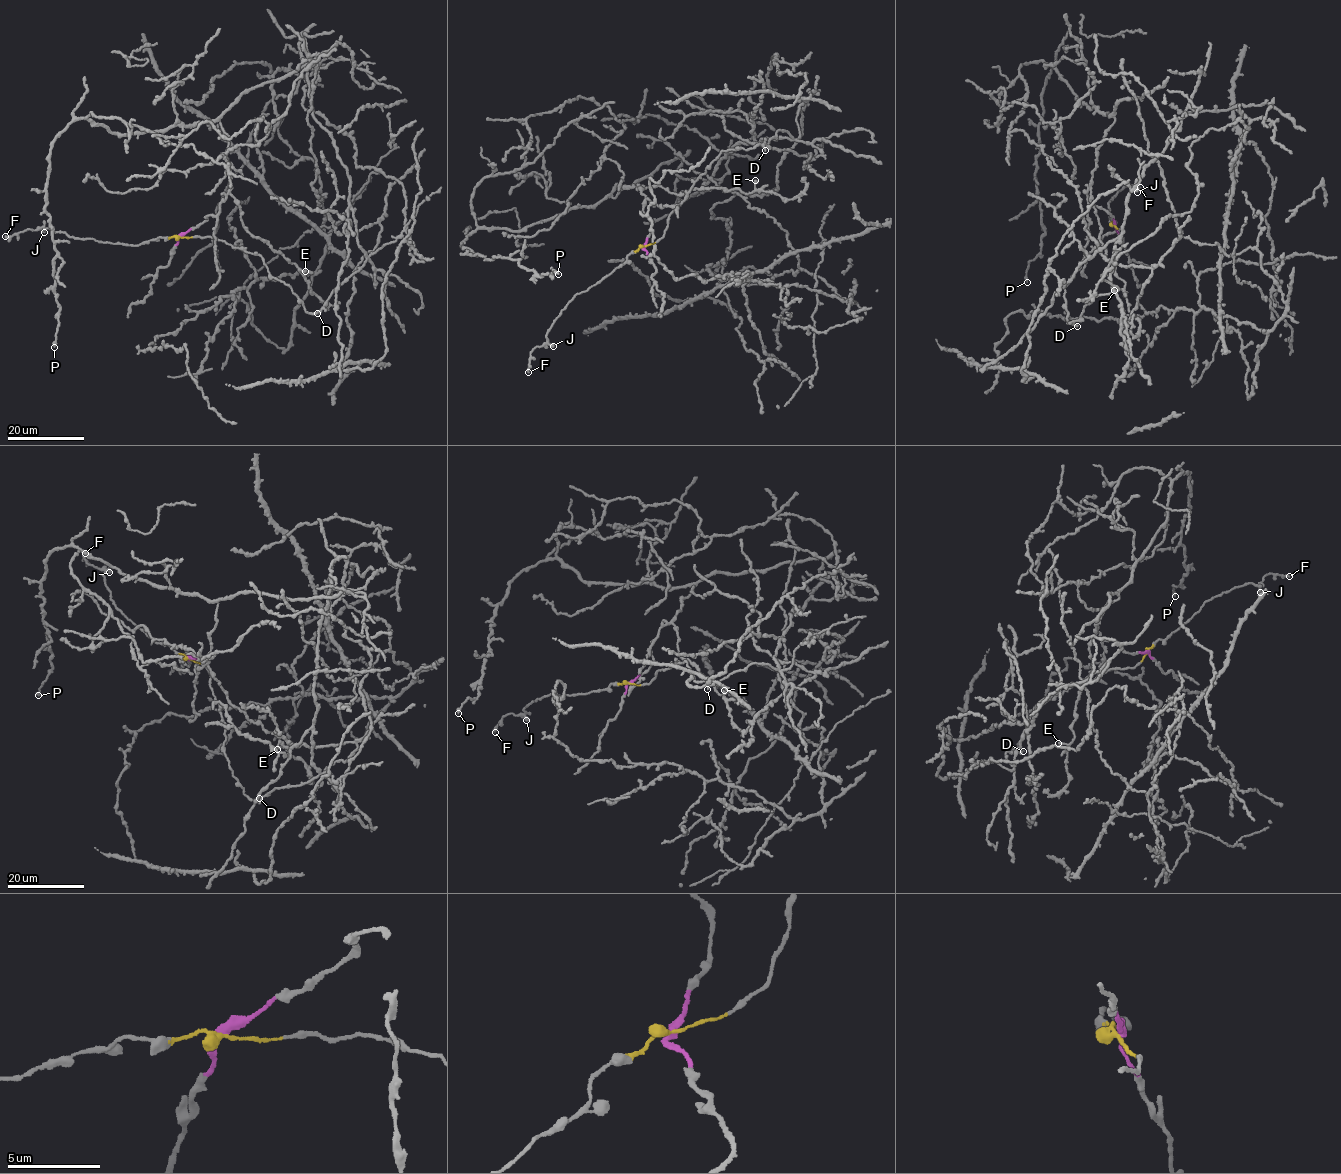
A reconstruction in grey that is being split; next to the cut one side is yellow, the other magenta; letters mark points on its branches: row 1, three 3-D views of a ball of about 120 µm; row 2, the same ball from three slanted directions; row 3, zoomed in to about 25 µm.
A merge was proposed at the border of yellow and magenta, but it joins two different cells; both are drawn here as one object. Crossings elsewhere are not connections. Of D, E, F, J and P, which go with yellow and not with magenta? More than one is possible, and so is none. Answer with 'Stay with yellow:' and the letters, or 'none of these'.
Stay with yellow: D, F, J

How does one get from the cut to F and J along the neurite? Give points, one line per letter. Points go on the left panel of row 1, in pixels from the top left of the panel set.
F: (180, 236), (159, 236), (135, 246), (72, 237), (48, 228), (5, 236)
J: (180, 236), (159, 236), (135, 246), (70, 236), (47, 227), (42, 227), (43, 232)

